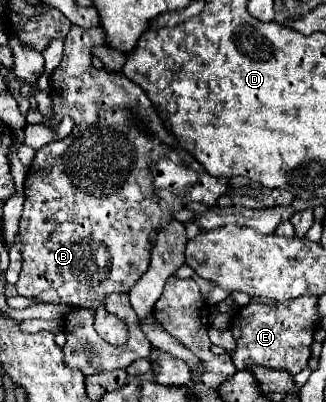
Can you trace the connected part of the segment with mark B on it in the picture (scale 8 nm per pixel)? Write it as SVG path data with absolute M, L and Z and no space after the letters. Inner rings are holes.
M71 26L65 38L65 52L63 60L51 74L51 100L55 118L49 126L59 124L65 116L75 120L73 132L63 140L53 140L45 148L35 152L31 168L25 178L25 208L19 220L19 234L21 234L21 254L23 254L23 268L17 282L17 292L21 296L33 296L39 302L53 302L53 304L71 304L73 307L93 308L95 310L94 328L99 336L113 345L126 343L129 332L126 324L117 316L108 314L105 309L105 298L113 292L129 292L129 288L147 272L149 268L149 234L153 230L163 230L173 212L181 206L195 200L193 192L197 190L197 200L213 206L215 200L225 194L225 182L221 178L209 178L205 168L193 160L189 152L185 152L171 134L165 132L159 122L155 124L151 118L153 106L147 94L125 78L119 72L95 70L91 62L91 50L104 45L106 41L103 28L81 28ZM145 124L145 130L139 126ZM169 156L175 162L185 162L185 166L197 166L201 170L199 182L193 186L185 186L181 190L165 188L153 190L151 182L153 176L149 174L149 166L153 160Z

